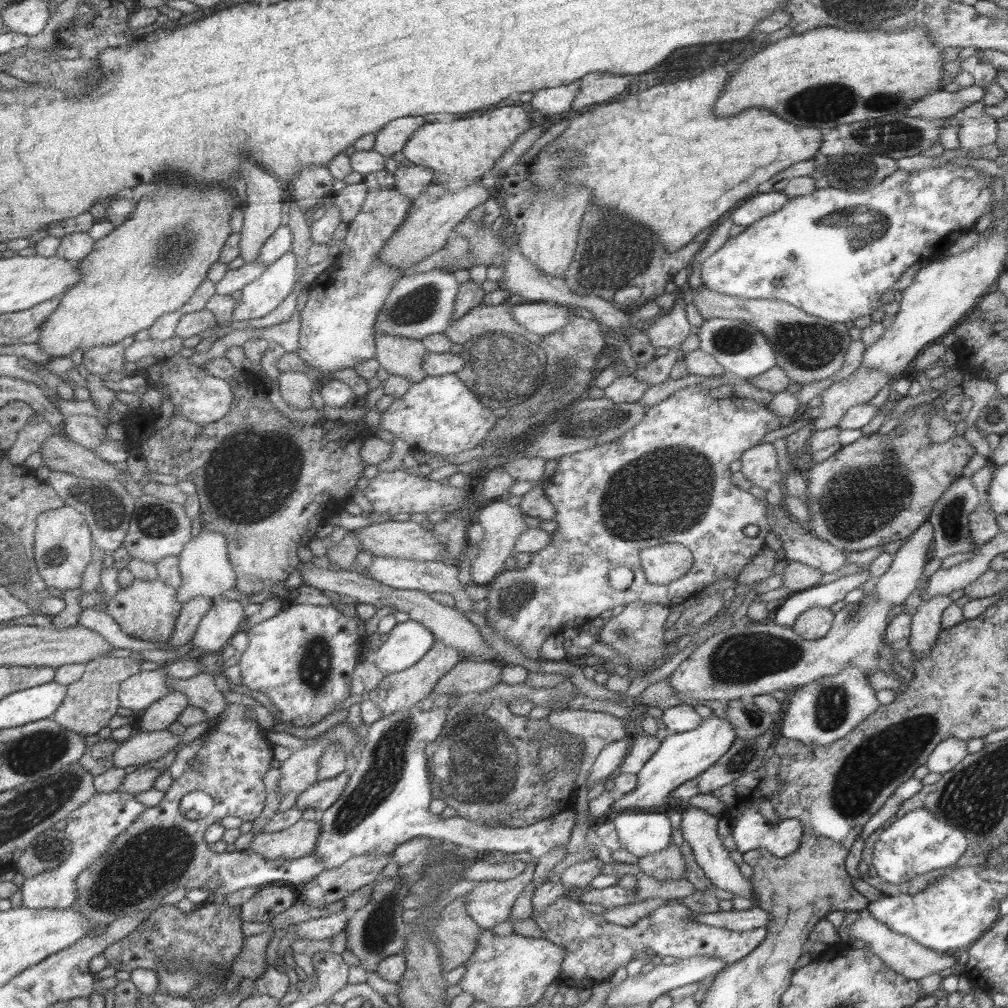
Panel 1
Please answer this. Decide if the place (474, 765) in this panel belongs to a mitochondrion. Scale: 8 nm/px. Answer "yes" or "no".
yes

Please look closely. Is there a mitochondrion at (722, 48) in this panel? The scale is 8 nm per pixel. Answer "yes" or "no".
no

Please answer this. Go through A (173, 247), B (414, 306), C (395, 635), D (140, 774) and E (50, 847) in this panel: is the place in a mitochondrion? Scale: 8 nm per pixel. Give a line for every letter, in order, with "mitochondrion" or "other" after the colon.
A: mitochondrion
B: mitochondrion
C: other
D: other
E: mitochondrion

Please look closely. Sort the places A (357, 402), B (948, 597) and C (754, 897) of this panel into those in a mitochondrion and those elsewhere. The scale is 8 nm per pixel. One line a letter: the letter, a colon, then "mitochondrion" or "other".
A: other
B: other
C: other

